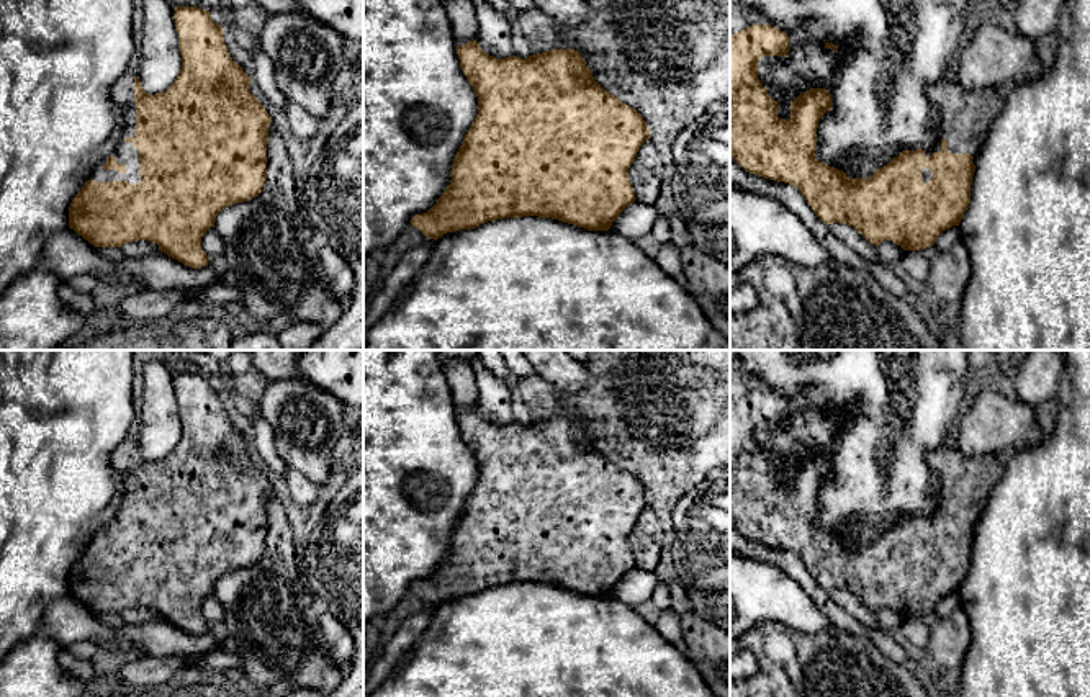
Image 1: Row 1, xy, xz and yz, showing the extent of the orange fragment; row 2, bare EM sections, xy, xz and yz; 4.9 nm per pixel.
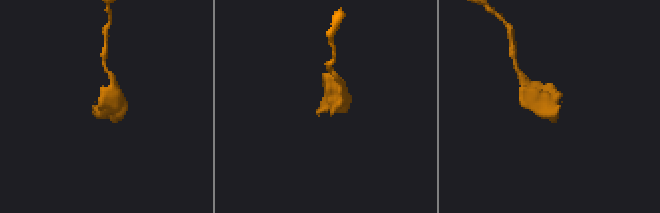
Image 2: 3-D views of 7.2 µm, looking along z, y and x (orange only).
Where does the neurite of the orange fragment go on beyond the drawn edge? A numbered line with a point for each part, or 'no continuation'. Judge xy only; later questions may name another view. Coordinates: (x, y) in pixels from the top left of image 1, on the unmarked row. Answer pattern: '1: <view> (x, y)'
1: xy (123, 457)

